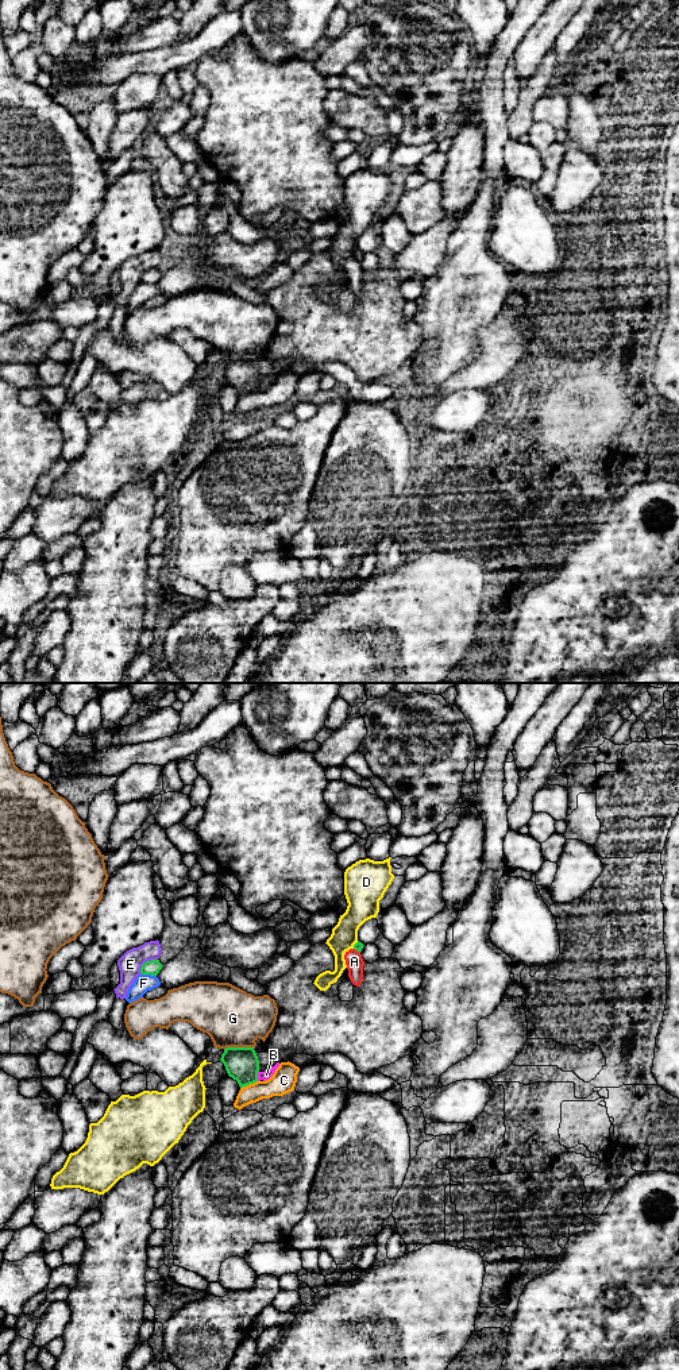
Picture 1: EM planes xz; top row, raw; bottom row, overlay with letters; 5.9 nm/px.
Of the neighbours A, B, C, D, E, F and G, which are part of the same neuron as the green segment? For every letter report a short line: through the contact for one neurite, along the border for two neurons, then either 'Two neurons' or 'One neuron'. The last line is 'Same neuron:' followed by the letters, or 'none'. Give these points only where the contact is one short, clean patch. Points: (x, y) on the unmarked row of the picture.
A: Line: xz (354, 257), (359, 262). Two neurons
B: Two neurons
C: Line: xz (257, 389), (240, 397). Two neurons
D: Two neurons
E: Two neurons
F: Line: xz (141, 281), (155, 285). Two neurons
G: Line: xz (253, 355), (227, 355), (224, 358). Two neurons
Same neuron: none

